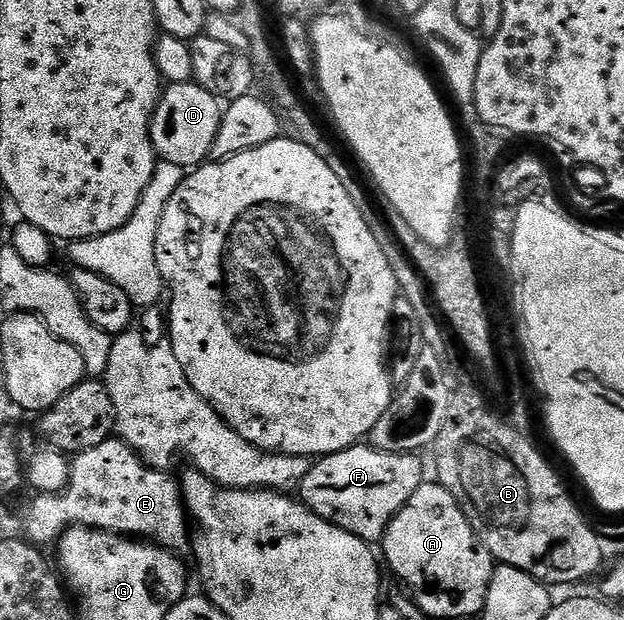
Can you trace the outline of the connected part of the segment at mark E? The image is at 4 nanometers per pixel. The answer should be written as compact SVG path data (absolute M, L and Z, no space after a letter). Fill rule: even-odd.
M113 436L109 441L76 455L69 468L69 487L62 494L43 494L34 497L25 514L24 537L38 547L45 548L48 542L56 543L61 535L73 526L90 526L92 530L106 530L108 534L124 534L144 540L165 550L181 552L191 542L191 522L187 517L185 500L181 496L181 483L165 470L156 470L141 459L135 451Z

